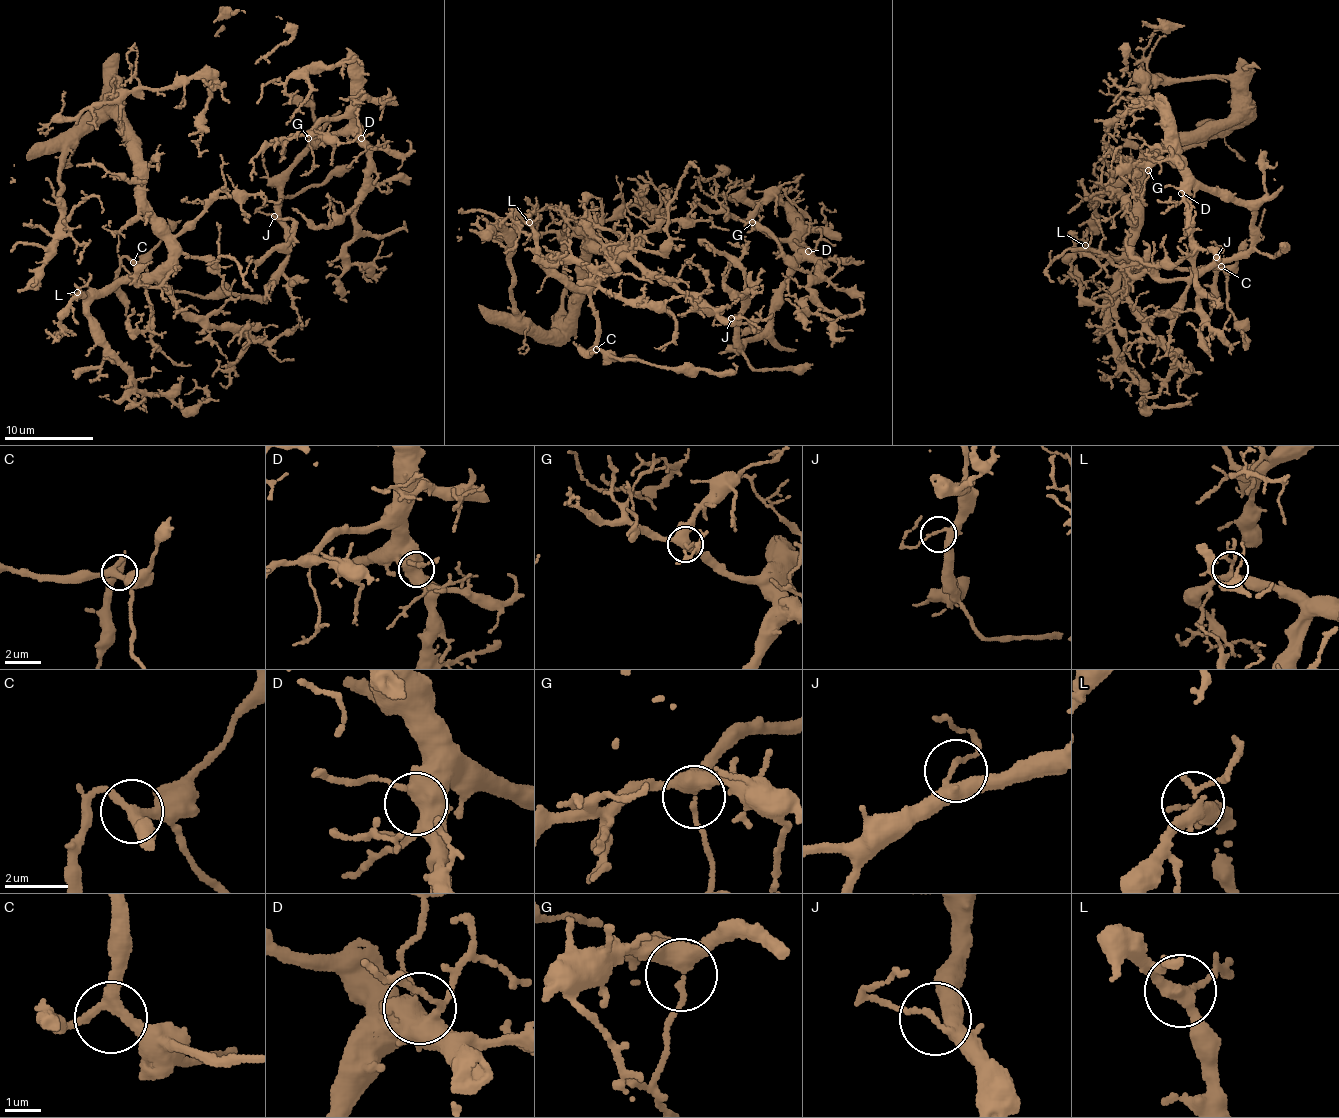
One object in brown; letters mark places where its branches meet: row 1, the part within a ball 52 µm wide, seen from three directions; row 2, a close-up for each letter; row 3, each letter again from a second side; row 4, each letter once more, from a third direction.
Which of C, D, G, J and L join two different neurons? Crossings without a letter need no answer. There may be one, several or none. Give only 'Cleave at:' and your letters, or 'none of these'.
Cleave at: none of these

